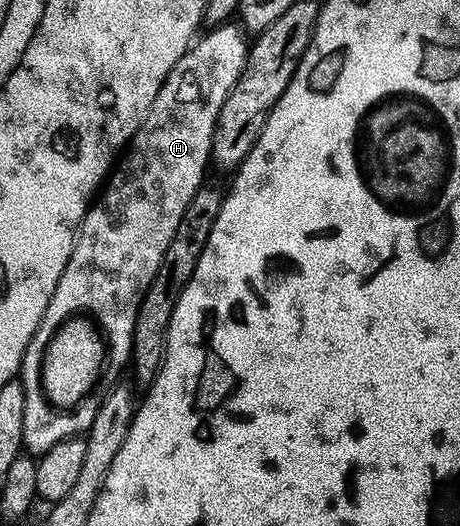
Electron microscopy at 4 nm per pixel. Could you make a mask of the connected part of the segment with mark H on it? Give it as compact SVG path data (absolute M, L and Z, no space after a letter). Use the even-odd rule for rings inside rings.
M223 24L207 29L201 37L191 45L180 60L168 72L160 92L156 92L156 100L152 100L152 108L148 108L148 116L140 124L140 128L130 139L116 169L109 175L96 201L86 211L82 222L78 226L78 233L74 235L72 256L68 256L68 264L56 284L56 292L52 292L52 300L48 300L48 308L44 308L44 316L28 344L22 357L20 381L24 388L24 436L22 445L31 455L41 456L52 448L52 444L60 444L60 440L77 438L85 435L92 420L96 420L96 412L100 412L100 404L104 396L123 377L128 363L131 361L130 349L136 316L140 308L140 300L144 292L152 284L156 276L156 268L160 268L160 260L164 260L164 252L168 252L168 244L172 244L172 236L176 236L176 228L180 228L180 220L196 192L204 185L202 177L206 174L206 165L211 165L210 149L212 148L212 132L216 128L216 120L224 100L232 92L236 80L242 75L246 66L246 51L248 38L241 25ZM72 310L92 310L104 324L106 332L112 340L112 368L110 378L104 382L98 398L86 402L76 418L56 416L44 404L38 392L38 360L40 350L46 338L58 338L52 332L62 332L56 328L58 320Z

